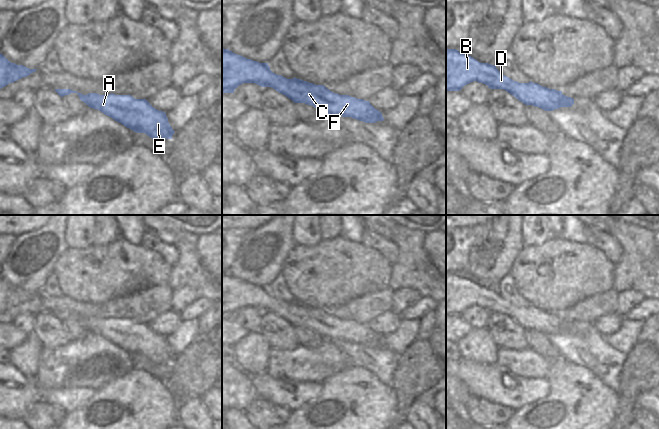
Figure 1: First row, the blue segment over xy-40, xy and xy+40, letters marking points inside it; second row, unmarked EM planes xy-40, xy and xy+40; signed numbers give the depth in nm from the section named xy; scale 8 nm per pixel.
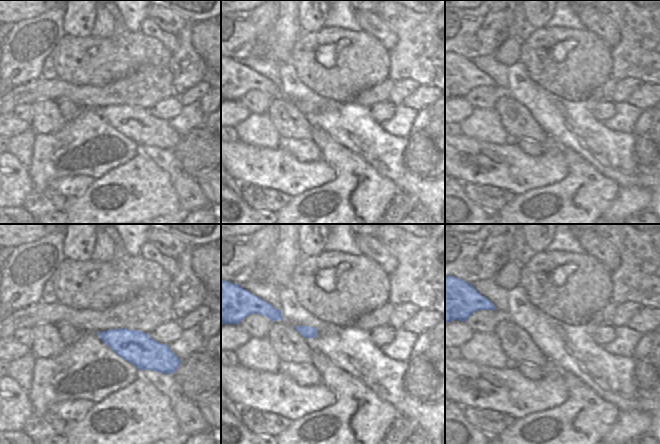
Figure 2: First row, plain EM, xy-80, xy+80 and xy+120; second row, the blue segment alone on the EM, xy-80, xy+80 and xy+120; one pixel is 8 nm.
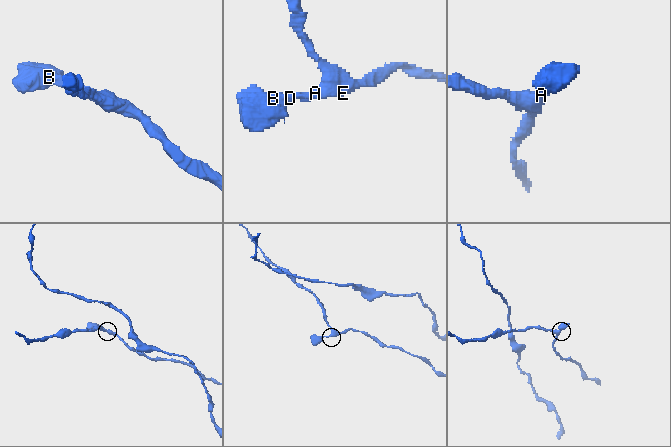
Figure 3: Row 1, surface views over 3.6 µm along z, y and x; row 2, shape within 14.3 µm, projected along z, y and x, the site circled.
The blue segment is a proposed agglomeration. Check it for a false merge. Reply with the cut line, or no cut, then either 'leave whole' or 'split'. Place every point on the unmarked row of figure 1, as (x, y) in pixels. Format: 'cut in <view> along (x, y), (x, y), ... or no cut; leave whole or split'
no cut; leave whole

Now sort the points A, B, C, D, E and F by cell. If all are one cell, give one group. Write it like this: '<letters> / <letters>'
A B C D E F

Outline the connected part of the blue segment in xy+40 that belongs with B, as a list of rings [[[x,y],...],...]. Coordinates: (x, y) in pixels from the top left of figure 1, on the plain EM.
[[[446,273],[446,315],[460,315],[465,309],[477,305],[487,309],[490,313],[503,313],[513,319],[525,329],[533,329],[545,335],[553,335],[561,331],[571,331],[574,323],[562,318],[562,315],[549,313],[537,307],[519,307],[503,299],[496,289],[481,287],[469,279],[456,273]]]

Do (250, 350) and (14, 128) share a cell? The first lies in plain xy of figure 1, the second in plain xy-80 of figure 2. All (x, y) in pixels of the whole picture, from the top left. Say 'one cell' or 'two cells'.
two cells

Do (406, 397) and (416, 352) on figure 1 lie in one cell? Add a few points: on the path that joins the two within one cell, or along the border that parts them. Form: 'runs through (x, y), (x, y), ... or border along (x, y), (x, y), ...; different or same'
runs through (408, 386), (408, 382), (416, 372), (416, 363); same

